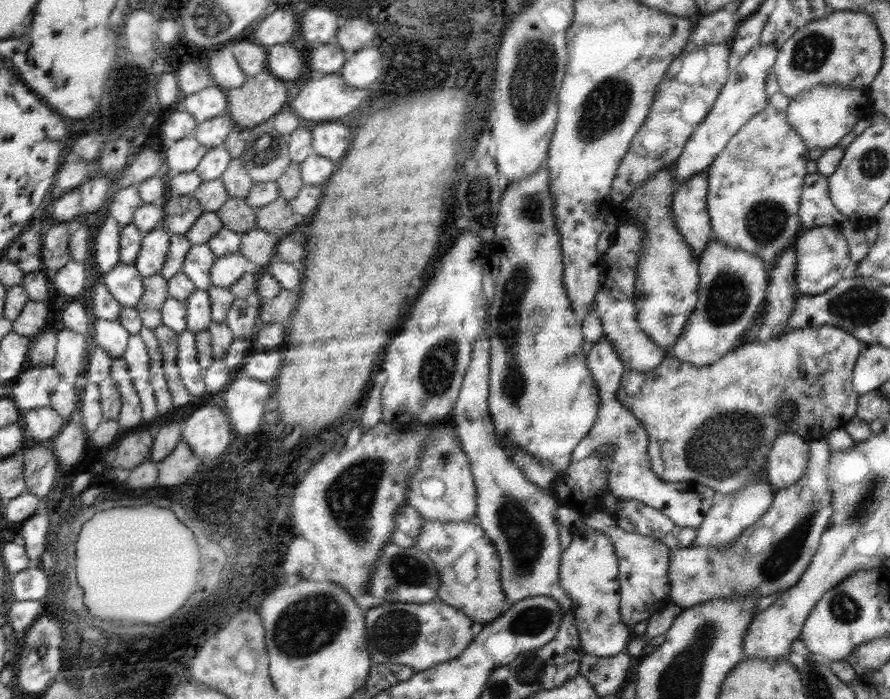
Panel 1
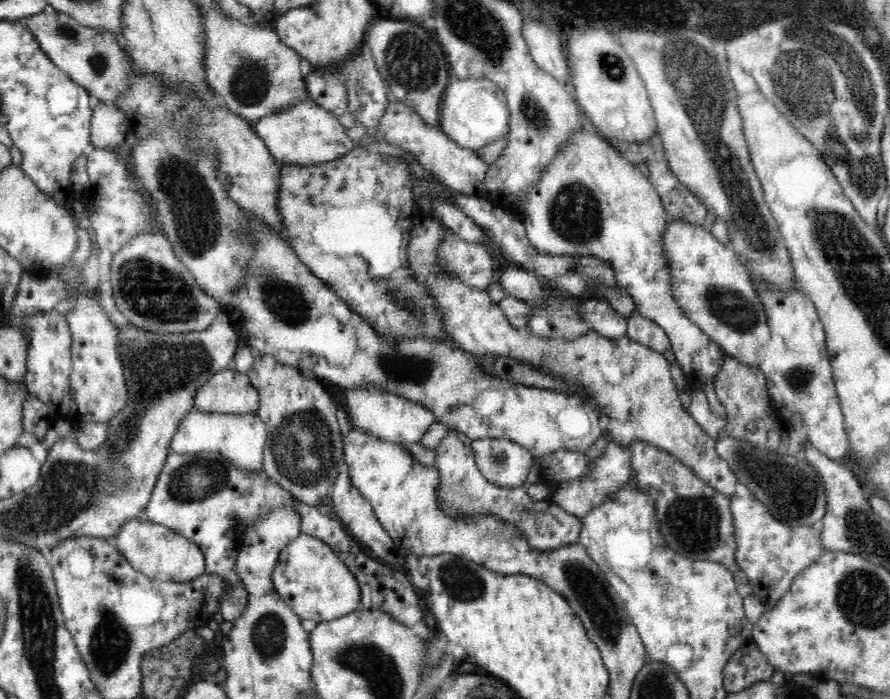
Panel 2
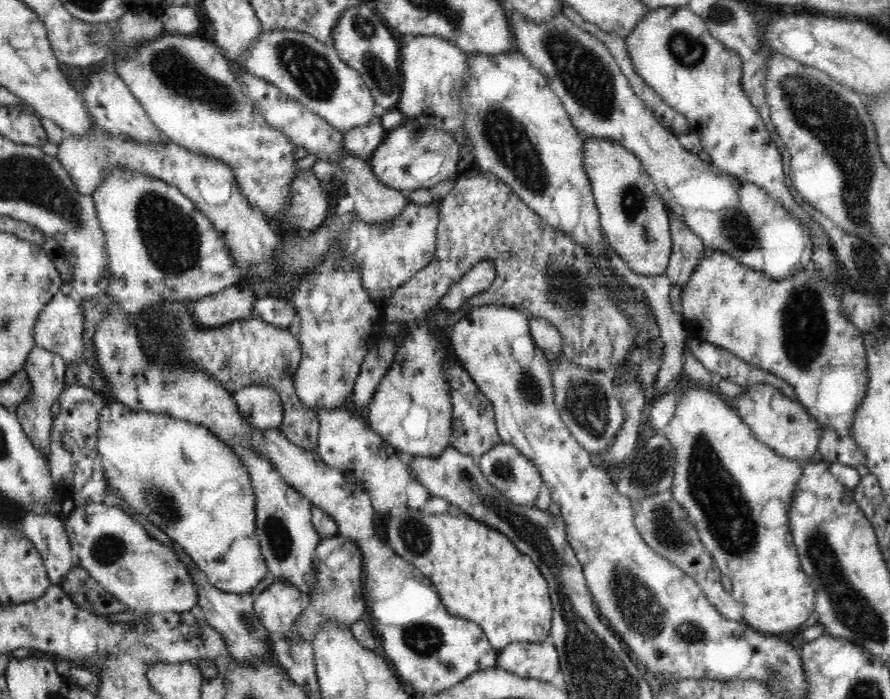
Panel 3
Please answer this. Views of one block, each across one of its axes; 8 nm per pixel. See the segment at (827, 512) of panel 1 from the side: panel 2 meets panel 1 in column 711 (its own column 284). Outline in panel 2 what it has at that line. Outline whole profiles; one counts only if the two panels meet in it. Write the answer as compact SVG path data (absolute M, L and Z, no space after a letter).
M301 533L282 550L272 573L274 589L301 620L329 622L361 608L361 589L355 575L323 540Z

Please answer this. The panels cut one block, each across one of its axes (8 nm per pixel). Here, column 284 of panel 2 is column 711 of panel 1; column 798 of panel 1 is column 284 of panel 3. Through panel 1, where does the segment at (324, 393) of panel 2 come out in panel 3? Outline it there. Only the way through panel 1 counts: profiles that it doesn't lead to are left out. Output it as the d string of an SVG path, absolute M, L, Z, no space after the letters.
M166 300L157 307L148 307L135 318L138 340L142 351L154 364L181 362L203 368L226 390L236 392L250 385L273 388L280 396L284 409L281 426L278 428L296 446L317 450L319 420L315 410L306 407L294 388L294 373L298 368L302 350L301 342L289 329L271 325L258 316L236 319L225 325L200 327L194 321L194 304Z

